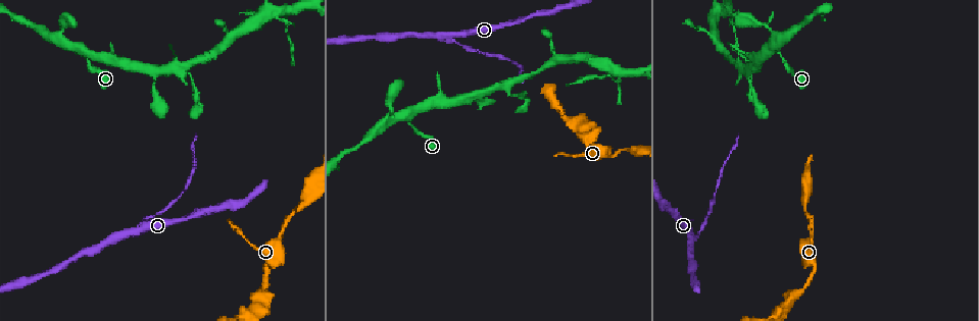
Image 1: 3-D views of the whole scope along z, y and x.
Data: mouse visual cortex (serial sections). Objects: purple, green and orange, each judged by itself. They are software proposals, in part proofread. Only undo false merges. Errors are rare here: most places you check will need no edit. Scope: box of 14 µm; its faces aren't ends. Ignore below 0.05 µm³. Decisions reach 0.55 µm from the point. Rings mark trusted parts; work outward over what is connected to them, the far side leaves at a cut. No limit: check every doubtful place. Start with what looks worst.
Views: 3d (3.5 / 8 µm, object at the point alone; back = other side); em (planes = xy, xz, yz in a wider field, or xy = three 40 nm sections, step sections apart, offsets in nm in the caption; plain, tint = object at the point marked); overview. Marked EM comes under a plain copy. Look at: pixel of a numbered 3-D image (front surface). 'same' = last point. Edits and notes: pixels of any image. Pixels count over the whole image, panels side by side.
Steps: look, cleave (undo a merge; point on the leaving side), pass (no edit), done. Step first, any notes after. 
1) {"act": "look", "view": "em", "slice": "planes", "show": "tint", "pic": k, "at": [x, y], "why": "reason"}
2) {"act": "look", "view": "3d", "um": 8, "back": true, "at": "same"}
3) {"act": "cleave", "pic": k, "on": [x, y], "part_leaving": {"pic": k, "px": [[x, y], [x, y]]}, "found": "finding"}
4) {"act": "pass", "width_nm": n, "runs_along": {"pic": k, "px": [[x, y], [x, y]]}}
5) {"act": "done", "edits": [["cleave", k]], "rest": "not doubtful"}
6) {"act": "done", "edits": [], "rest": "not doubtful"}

{"act": "look", "view": "em", "slice": "xy", "step": 1, "show": "tint", "pic": 1, "at": [123, 234], "why": "three-way junction"}

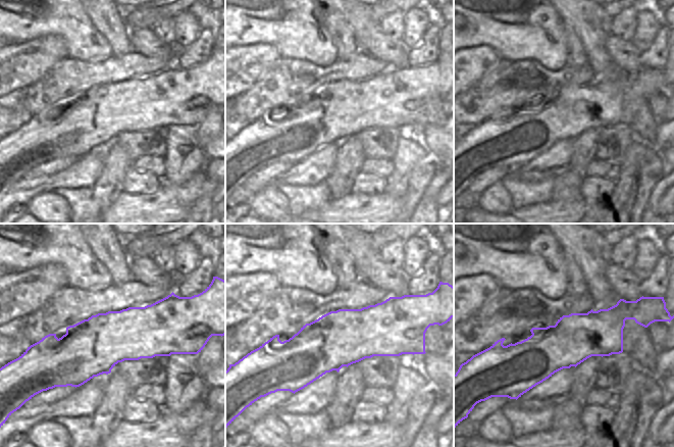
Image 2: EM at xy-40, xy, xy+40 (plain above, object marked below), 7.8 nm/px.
{"act": "look", "view": "3d", "um": 3.5, "at": "same"}

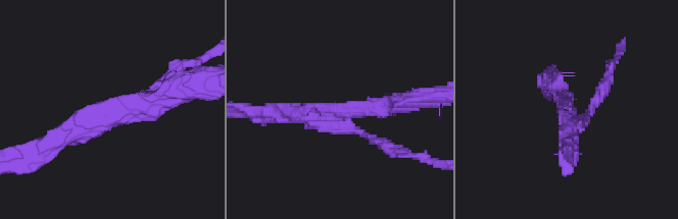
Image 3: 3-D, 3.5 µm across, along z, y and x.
{"act": "cleave", "pic": 3, "on": [599, 99], "arm_widths_nm": [150, 300, 300], "found": "two cells meet here"}

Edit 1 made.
{"act": "look", "view": "3d", "um": 3.5, "pic": 1, "at": [506, 87], "why": "a fork"}

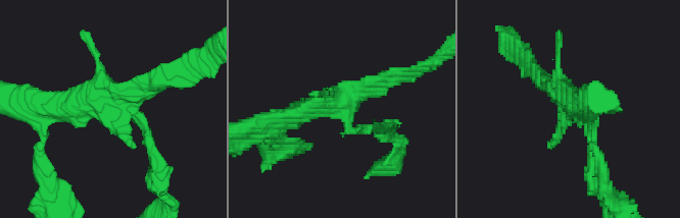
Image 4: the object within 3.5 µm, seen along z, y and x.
{"act": "look", "view": "em", "slice": "xy", "step": 2, "show": "tint", "pic": 4, "at": [112, 98], "why": "shape alone is not enough"}

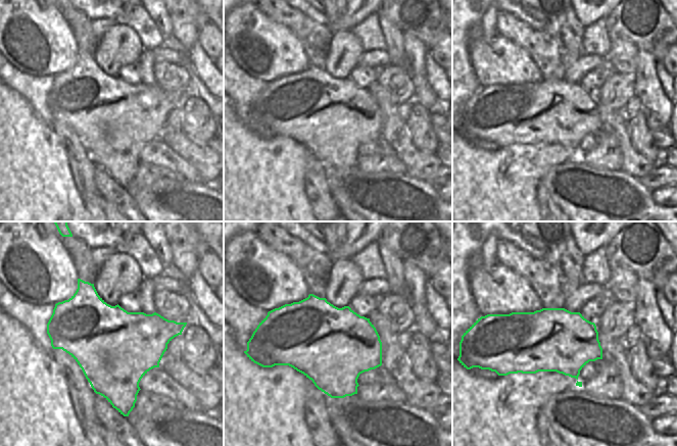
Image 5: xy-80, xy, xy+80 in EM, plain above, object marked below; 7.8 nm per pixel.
{"act": "pass", "runs_along": {"pic": 4, "px": [[275, 120], [341, 105], [397, 76]]}, "found": "one cell here"}

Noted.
{"act": "look", "view": "3d", "um": 8, "pic": 1, "at": [310, 196]}

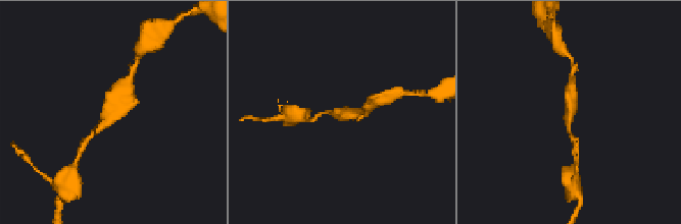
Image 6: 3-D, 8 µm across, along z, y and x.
{"act": "look", "view": "3d", "um": 3.5, "pic": 6, "at": [572, 112], "why": "closer look"}

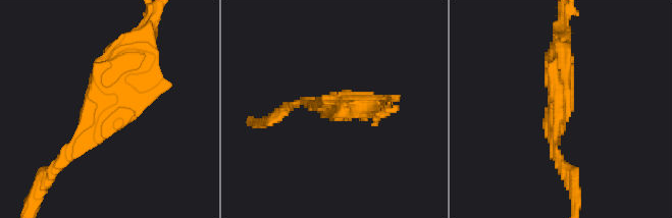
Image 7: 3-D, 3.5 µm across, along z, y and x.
{"act": "pass", "runs_along": {"pic": 7, "px": [[62, 161], [138, 51]]}, "found": "continuous, no second cell"}

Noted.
{"act": "done", "edits": [["cleave", 3]], "rest": "not doubtful"}

